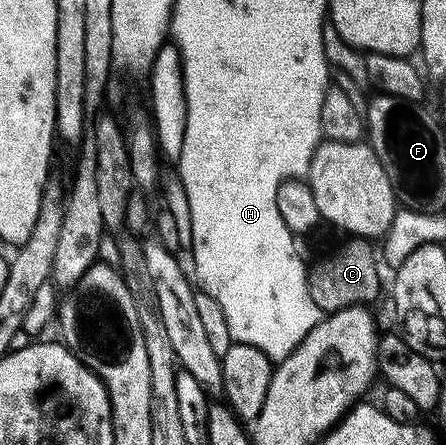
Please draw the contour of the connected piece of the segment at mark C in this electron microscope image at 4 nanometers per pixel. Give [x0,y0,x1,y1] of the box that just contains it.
[307,239,381,314]

